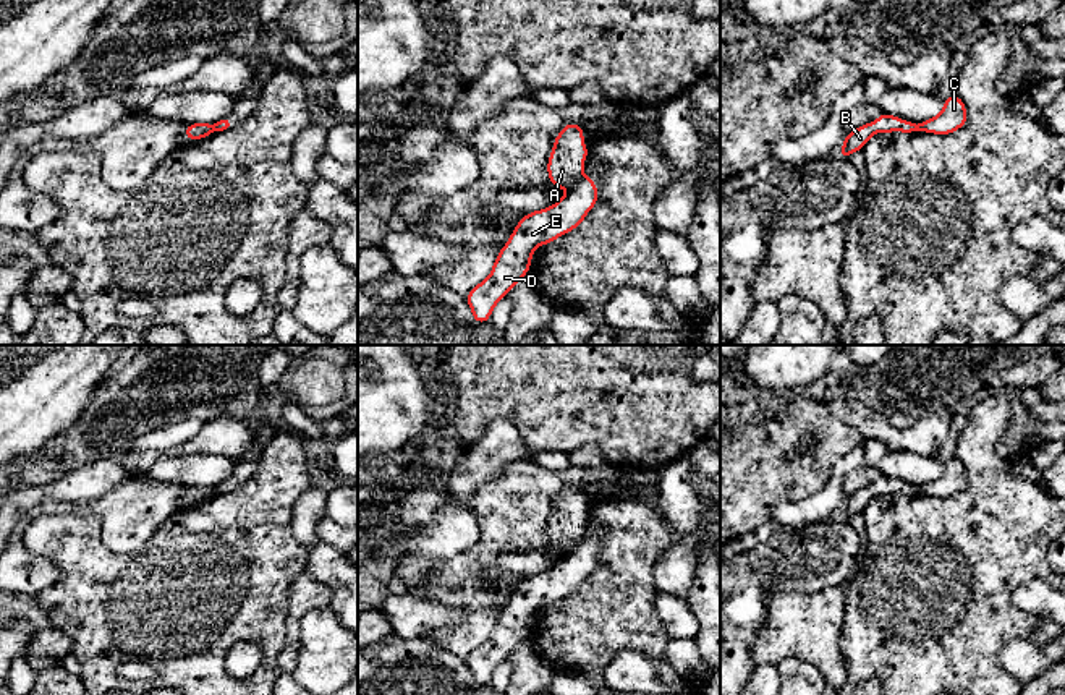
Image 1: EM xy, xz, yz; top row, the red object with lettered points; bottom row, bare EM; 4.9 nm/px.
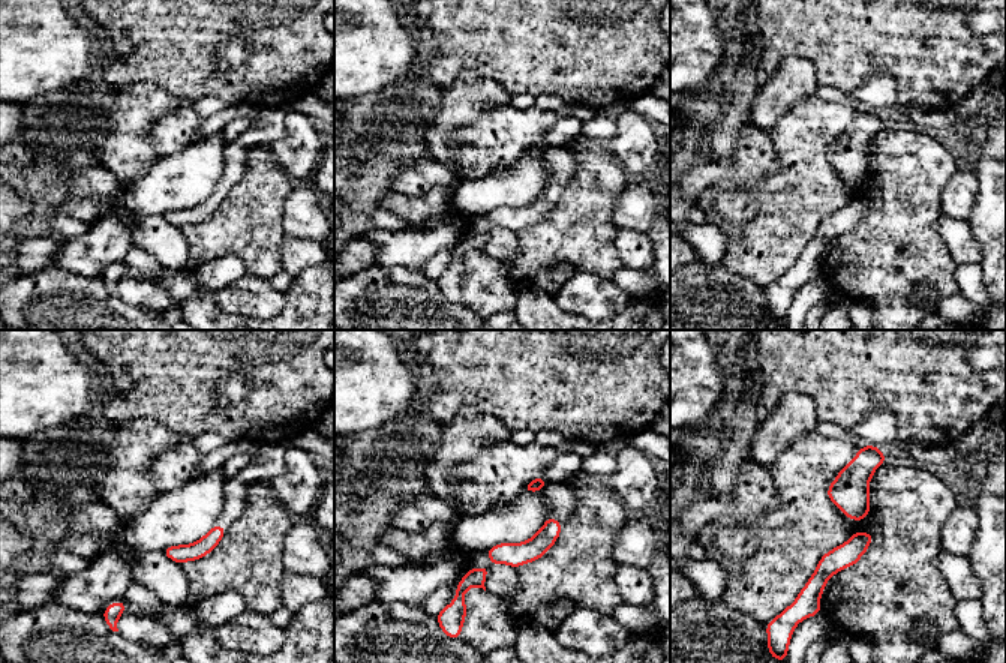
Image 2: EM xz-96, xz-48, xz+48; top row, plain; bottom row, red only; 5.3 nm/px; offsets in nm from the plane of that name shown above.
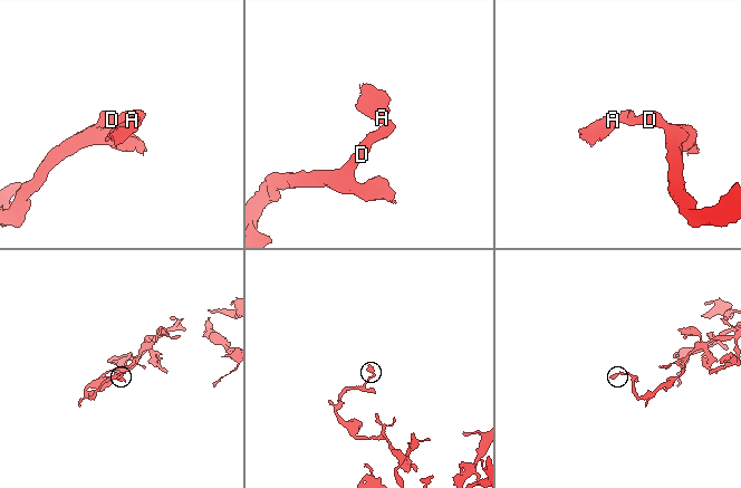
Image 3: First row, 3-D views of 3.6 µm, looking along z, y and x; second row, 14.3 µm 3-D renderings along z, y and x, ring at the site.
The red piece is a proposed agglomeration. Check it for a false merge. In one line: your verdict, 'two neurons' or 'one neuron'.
two neurons

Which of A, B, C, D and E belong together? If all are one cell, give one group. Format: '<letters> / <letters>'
A B / C D E

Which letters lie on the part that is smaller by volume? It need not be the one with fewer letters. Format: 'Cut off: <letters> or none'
Cut off: A, B

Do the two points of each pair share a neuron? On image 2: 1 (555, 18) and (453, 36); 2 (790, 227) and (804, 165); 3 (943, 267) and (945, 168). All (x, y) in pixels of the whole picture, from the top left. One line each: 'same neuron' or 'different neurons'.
1: same neuron
2: same neuron
3: same neuron

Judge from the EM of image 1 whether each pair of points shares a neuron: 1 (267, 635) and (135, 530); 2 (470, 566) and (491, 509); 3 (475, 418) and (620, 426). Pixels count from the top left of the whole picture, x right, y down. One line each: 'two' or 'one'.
1: two
2: one
3: one

